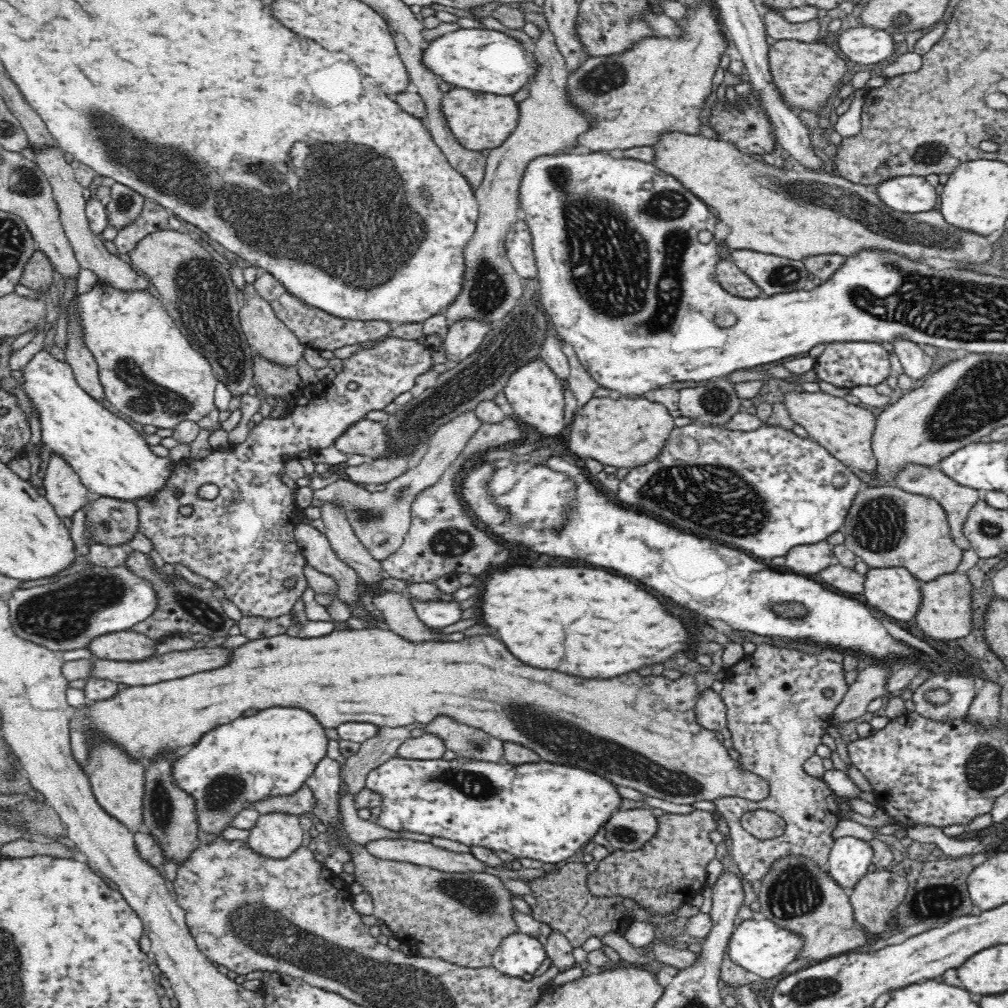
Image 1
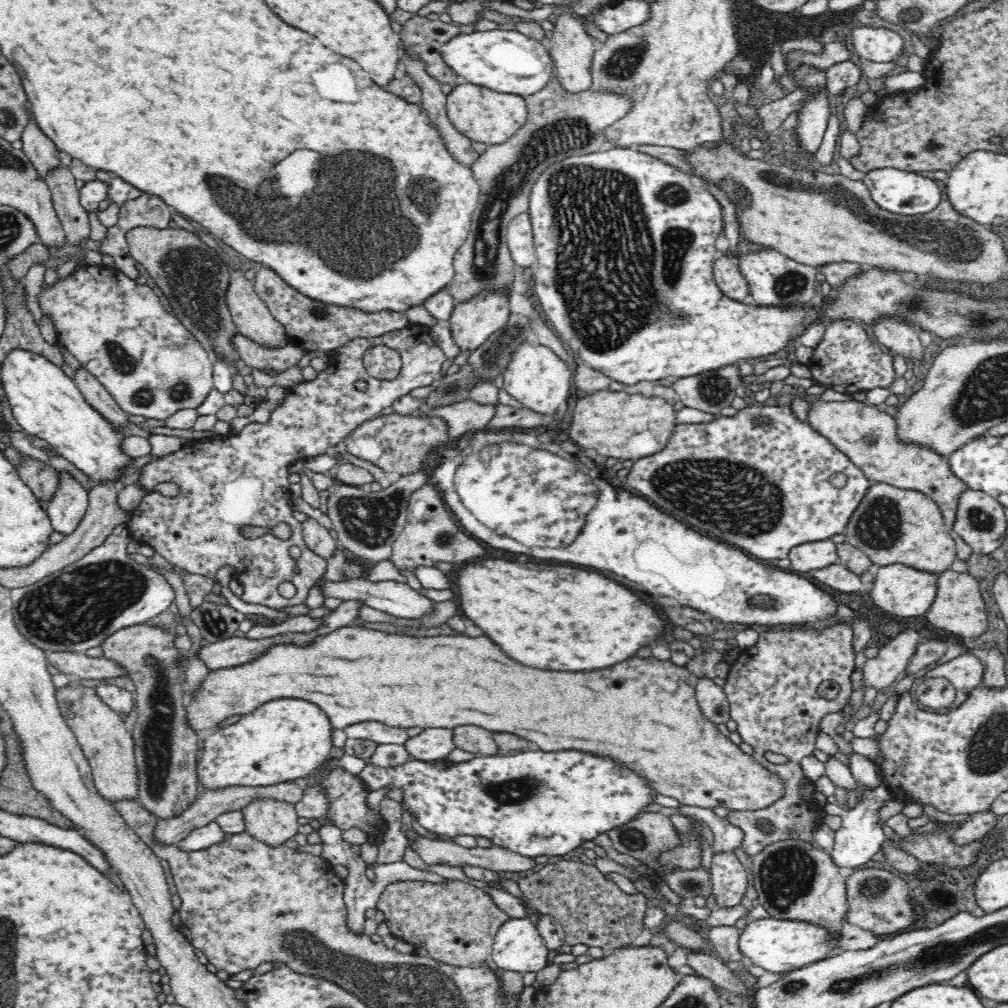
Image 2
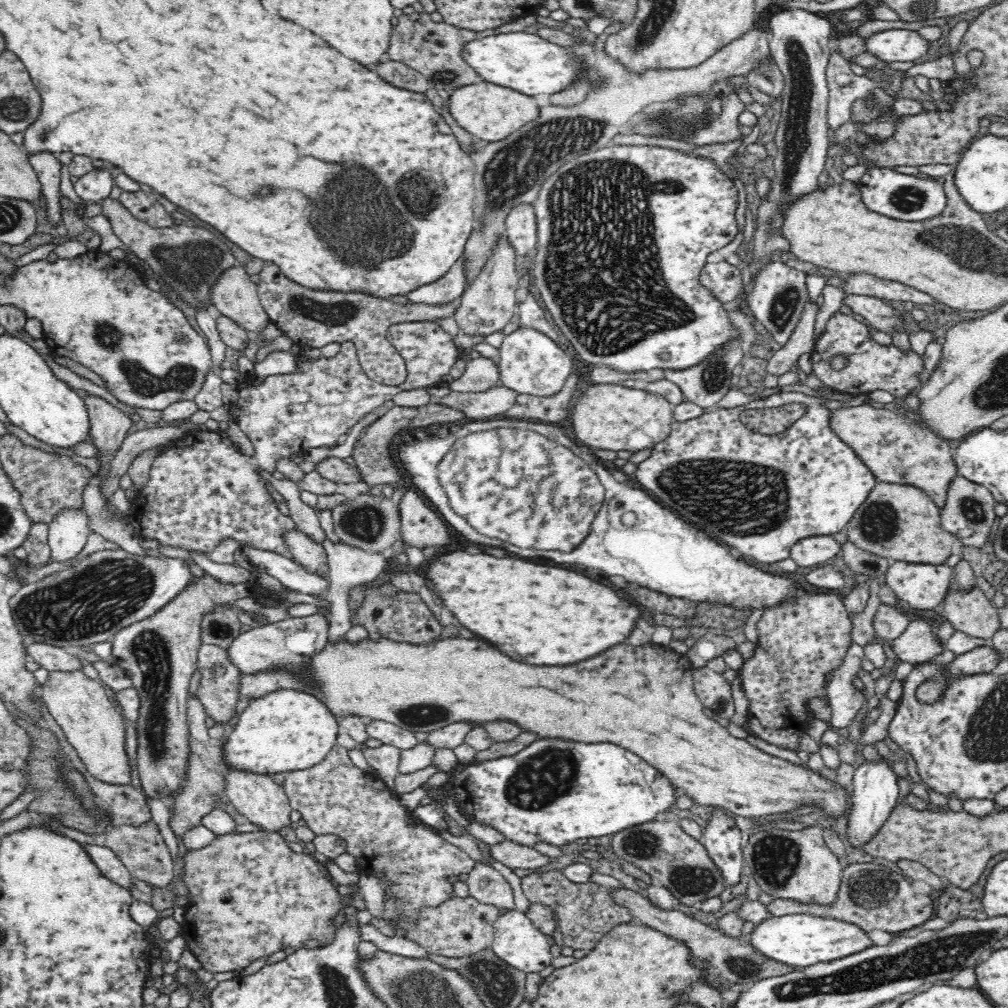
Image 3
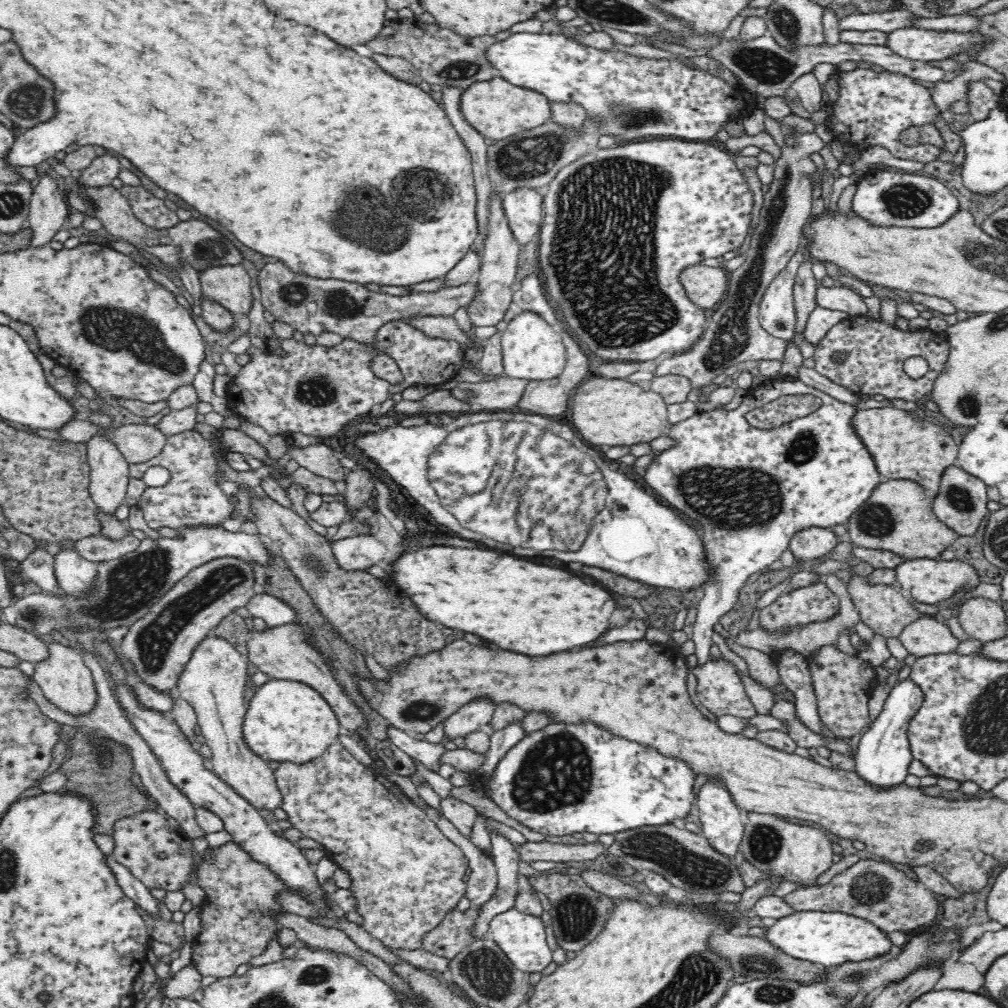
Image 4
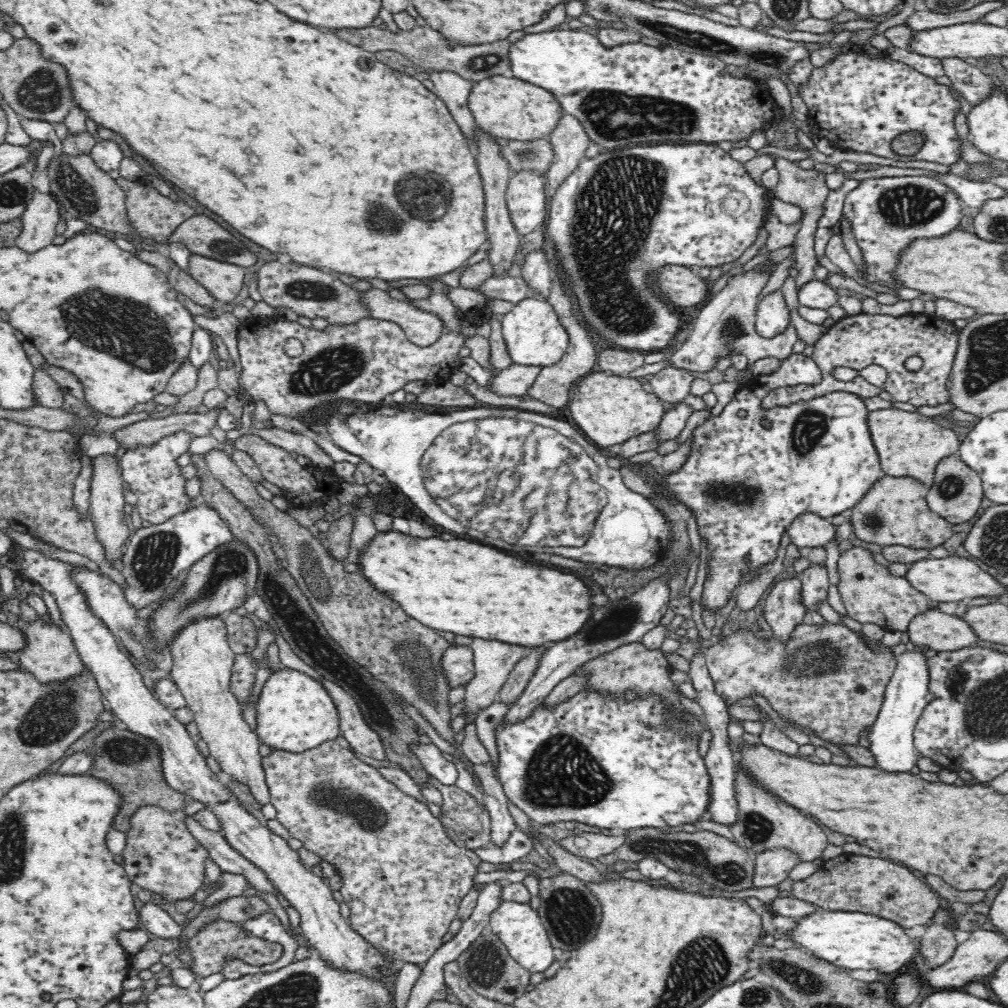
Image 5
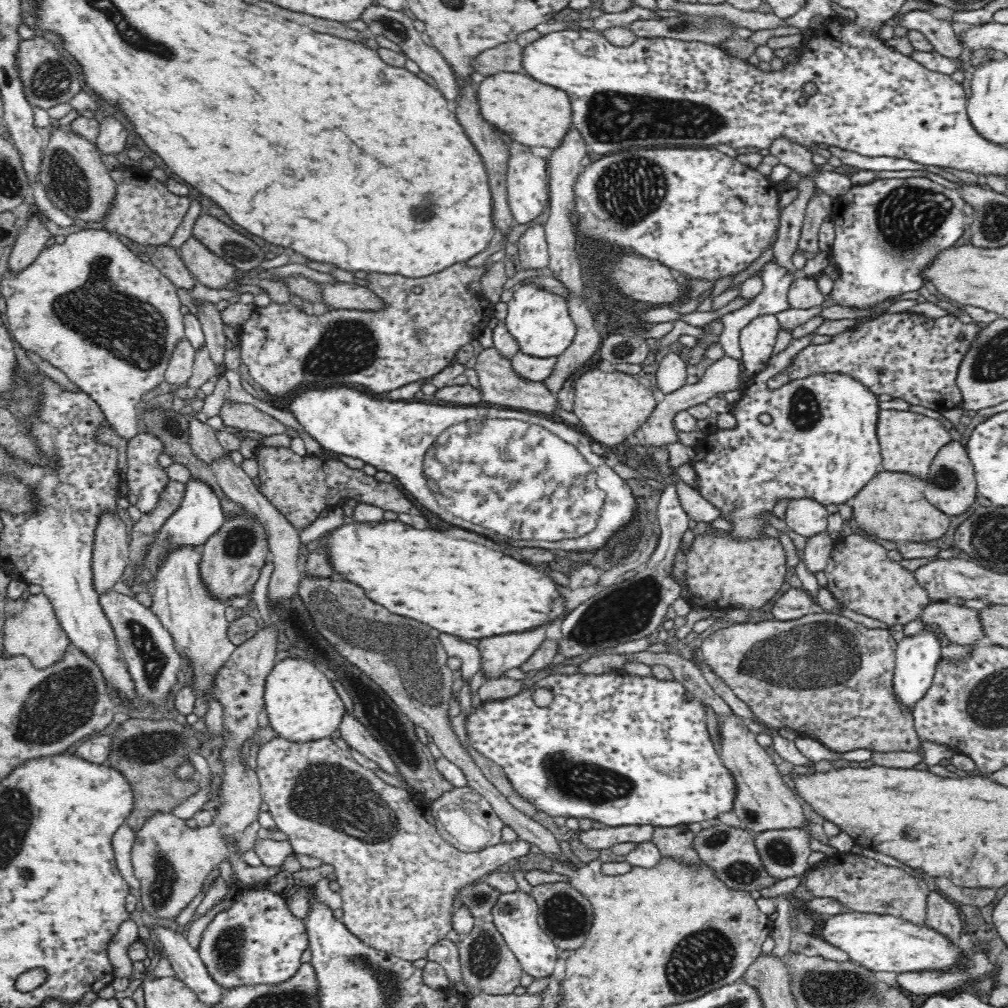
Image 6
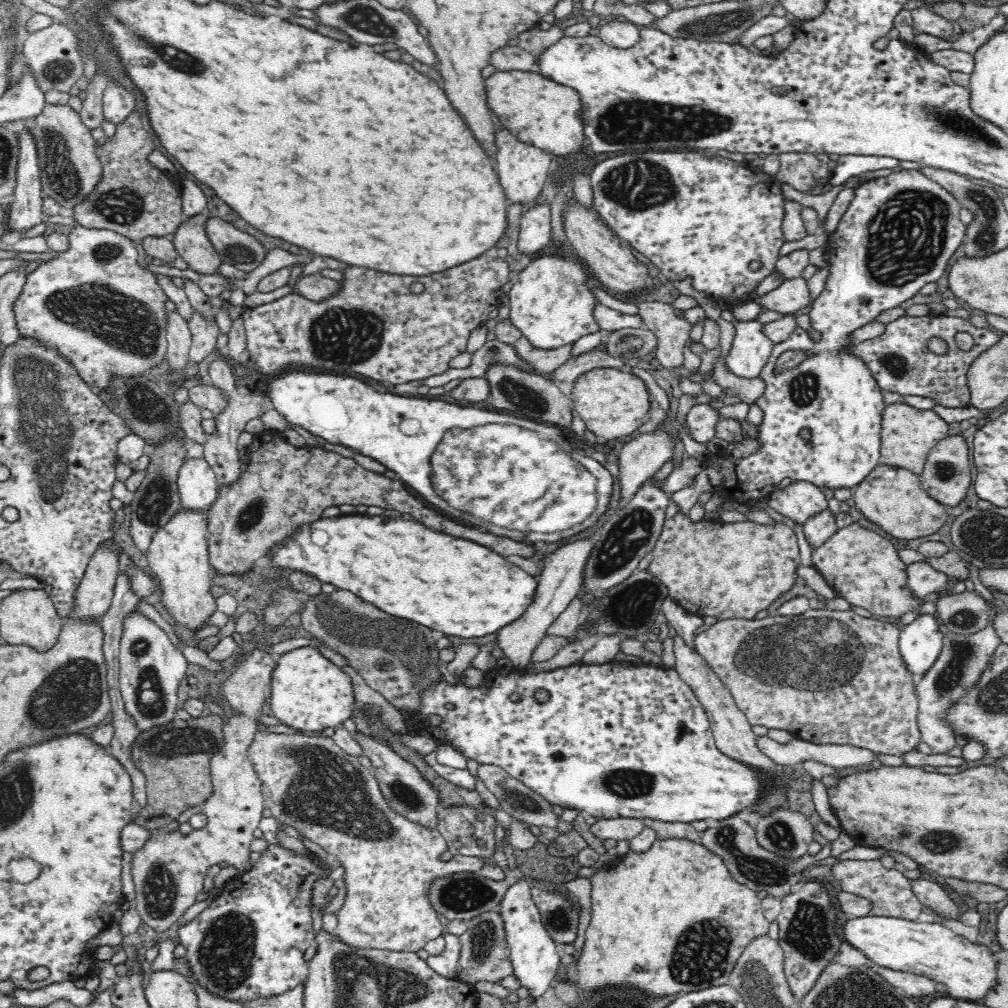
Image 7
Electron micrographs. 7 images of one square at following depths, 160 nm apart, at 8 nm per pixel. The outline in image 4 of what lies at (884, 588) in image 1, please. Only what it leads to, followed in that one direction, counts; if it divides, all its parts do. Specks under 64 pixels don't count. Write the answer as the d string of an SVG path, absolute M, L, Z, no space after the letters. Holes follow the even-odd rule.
M941 558L907 559L895 569L896 584L904 591L908 590L913 600L924 602L924 604L938 605L942 601L952 598L957 592L972 591L982 583L979 582L977 570L971 564L956 558L953 560Z

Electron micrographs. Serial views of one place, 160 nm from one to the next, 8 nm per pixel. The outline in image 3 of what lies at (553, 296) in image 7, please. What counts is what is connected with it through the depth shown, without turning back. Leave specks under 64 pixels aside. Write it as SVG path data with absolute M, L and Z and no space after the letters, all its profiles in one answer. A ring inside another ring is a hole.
M518 326L516 330L507 334L498 349L498 354L499 375L503 385L519 394L552 396L564 386L568 374L572 372L572 356L549 336L527 326Z

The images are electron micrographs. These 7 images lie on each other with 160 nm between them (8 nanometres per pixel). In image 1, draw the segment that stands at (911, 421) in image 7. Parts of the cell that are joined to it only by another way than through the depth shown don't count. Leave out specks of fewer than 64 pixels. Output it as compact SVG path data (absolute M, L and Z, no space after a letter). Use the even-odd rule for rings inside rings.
M790 391L785 394L785 407L792 421L804 427L809 437L824 446L832 456L853 470L864 471L866 475L877 473L877 460L872 450L872 435L878 424L874 412L866 409L862 404L849 404L842 397L819 391L799 393ZM913 462L904 464L902 470L890 480L889 484L912 494L920 494L936 499L946 511L947 521L950 527L950 536L954 543L956 543L956 546L960 547L963 551L971 548L970 541L964 536L962 528L964 522L966 522L968 512L970 512L970 509L974 506L974 502L983 496L983 493L969 486L958 484L953 478L944 474L938 466L924 466L923 464L913 464Z

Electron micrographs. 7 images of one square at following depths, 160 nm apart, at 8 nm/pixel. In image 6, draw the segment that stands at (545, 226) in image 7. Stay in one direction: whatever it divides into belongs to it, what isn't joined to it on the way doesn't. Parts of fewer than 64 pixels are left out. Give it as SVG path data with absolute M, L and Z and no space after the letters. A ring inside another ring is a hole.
M530 224L518 238L516 247L523 269L548 267L550 255L543 224Z

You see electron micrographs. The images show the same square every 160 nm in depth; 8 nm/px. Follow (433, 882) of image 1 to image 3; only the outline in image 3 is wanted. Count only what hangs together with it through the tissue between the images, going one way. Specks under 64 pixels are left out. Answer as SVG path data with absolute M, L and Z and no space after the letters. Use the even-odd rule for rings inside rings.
M456 895L451 897L438 908L424 908L414 924L404 923L401 927L409 932L406 937L430 954L448 958L470 956L478 950L491 948L494 940L493 924L502 912L493 905L477 902L471 896L464 900Z

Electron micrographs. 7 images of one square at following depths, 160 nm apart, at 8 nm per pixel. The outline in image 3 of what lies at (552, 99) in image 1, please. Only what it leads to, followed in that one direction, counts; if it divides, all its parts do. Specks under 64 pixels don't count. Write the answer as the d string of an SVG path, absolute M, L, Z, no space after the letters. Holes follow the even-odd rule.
M610 24L602 34L598 34L596 42L593 45L594 53L591 59L594 65L600 70L601 78L605 78L603 87L592 89L582 103L571 107L562 107L558 105L549 105L540 107L540 114L535 121L529 122L521 126L518 131L510 133L504 140L490 142L484 146L482 152L477 152L471 158L476 166L476 206L474 206L474 217L476 223L473 226L470 238L468 238L463 255L467 258L465 264L466 275L468 281L472 283L476 276L484 268L486 258L490 256L496 240L500 234L506 231L505 221L512 208L522 205L523 203L534 202L538 198L540 186L544 184L554 172L557 172L564 164L570 162L574 158L584 156L584 154L592 153L596 150L601 150L612 144L611 138L614 138L620 132L620 126L626 124L630 120L632 114L640 112L642 108L646 108L652 102L666 102L672 100L676 96L684 96L684 94L708 94L712 84L728 78L728 76L745 76L754 68L754 64L764 58L768 52L771 52L769 47L770 32L754 27L748 32L744 32L742 36L738 36L736 40L722 46L716 54L712 54L710 58L706 58L704 62L690 66L690 68L648 68L642 72L632 72L627 69L617 58L612 58L605 52L605 42L609 35L620 31L620 24Z

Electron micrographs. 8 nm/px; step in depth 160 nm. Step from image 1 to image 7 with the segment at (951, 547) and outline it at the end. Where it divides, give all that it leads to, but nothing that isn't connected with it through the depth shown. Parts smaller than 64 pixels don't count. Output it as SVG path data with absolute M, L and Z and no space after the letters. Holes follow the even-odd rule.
M878 464L852 489L852 494L856 508L894 538L914 540L930 536L938 532L948 518L946 506L932 498L921 486L921 475L906 468Z

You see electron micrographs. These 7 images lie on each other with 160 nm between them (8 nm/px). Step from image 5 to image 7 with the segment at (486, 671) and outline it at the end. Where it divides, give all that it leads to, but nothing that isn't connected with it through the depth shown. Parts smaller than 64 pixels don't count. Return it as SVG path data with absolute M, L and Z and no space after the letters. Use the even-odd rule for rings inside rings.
M589 535L558 546L554 552L544 558L541 572L536 576L538 586L534 590L532 602L528 604L520 618L516 618L515 622L498 631L498 647L508 656L514 667L522 670L531 663L534 650L545 638L547 628L552 625L557 616L560 616L561 612L569 608L571 600L582 588L580 585L582 584L582 568L593 546L593 535Z

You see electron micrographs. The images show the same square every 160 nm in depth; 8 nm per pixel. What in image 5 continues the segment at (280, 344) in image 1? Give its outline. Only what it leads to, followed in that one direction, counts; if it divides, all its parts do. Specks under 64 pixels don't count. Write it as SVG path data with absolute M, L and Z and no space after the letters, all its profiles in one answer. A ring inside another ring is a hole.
M190 252L187 272L215 299L230 302L242 288L246 267Z

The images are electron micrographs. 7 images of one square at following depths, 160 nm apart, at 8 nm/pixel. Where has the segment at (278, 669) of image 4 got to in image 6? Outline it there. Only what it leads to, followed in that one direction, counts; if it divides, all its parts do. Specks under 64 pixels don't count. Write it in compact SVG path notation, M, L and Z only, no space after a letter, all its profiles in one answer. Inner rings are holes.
M346 713L339 730L342 740L345 740L351 748L364 754L364 757L374 762L388 775L400 777L399 779L405 782L389 752L366 730L360 721L356 720L354 715Z

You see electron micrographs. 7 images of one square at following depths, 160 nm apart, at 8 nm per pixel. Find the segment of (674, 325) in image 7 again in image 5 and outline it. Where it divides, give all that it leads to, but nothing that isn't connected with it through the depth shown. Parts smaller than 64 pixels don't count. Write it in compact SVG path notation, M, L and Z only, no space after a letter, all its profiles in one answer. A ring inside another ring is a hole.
M668 365L652 376L650 386L663 401L678 402L688 396L692 380L694 376L690 372Z

